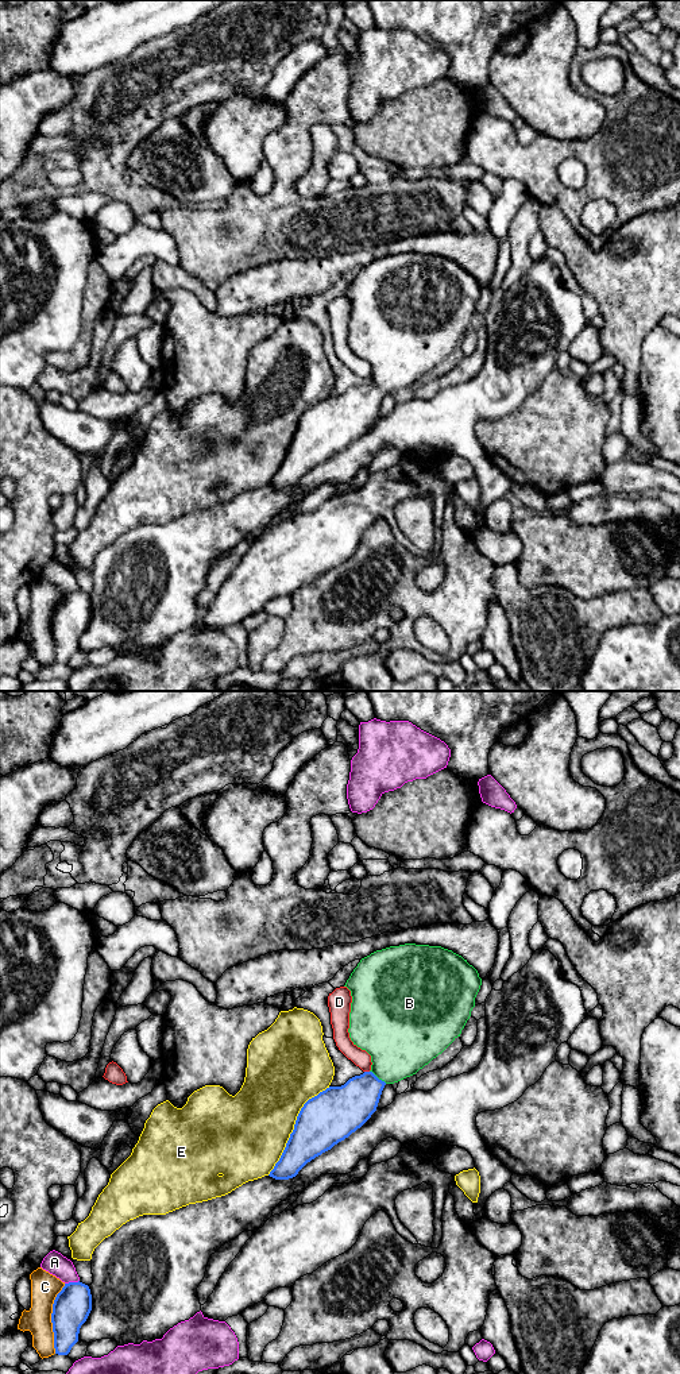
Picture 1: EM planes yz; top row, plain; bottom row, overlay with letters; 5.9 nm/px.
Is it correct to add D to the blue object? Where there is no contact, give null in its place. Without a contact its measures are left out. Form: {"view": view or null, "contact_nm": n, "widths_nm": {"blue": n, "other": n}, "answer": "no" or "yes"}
{"view": "yz", "contact_nm": 30, "widths_nm": {"blue": 280, "other": 100}, "answer": "no"}

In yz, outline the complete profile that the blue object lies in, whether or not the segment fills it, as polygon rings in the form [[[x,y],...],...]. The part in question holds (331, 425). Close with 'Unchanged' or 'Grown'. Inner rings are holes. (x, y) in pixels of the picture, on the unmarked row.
[[[405,252],[376,259],[362,267],[344,296],[351,300],[352,305],[349,347],[353,354],[371,364],[371,379],[349,387],[341,395],[329,395],[304,413],[286,456],[268,485],[275,489],[295,486],[308,471],[360,437],[376,420],[386,393],[394,393],[416,383],[460,346],[475,316],[480,294],[482,287],[478,279],[461,265],[441,255]]]. Grown

